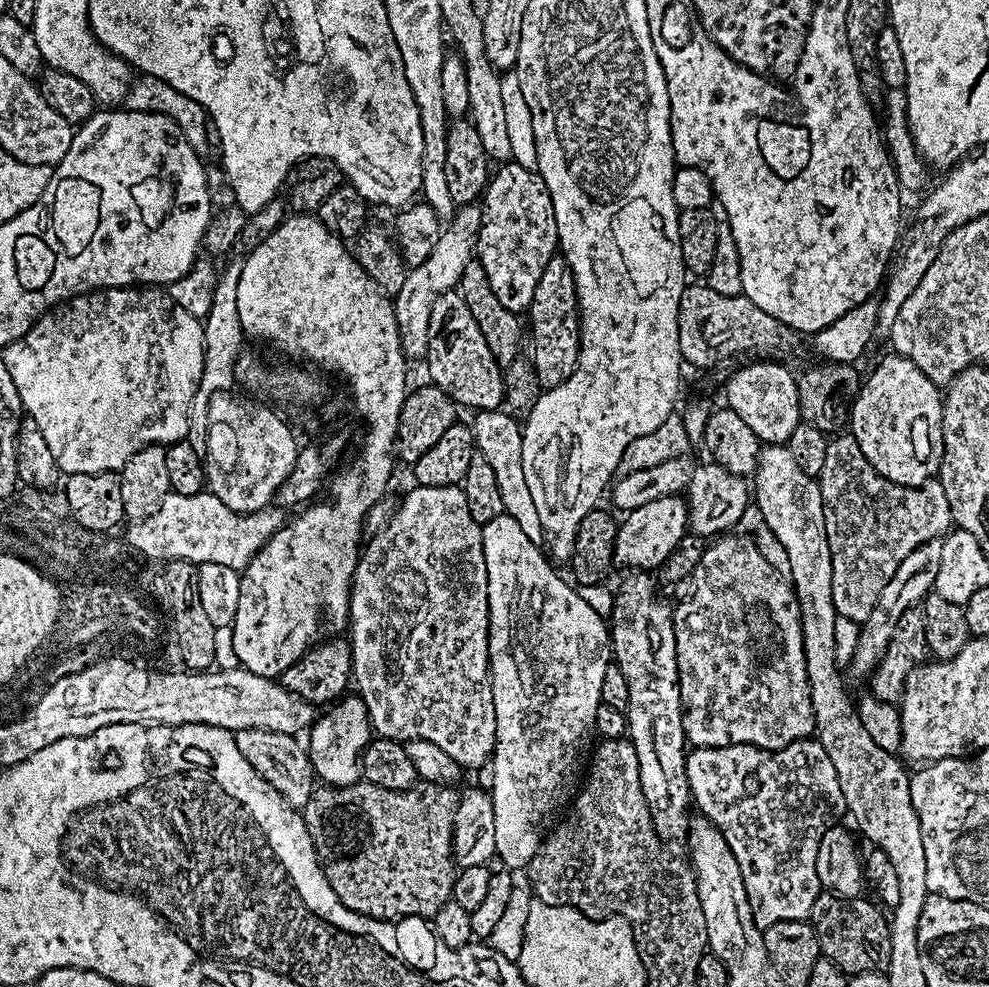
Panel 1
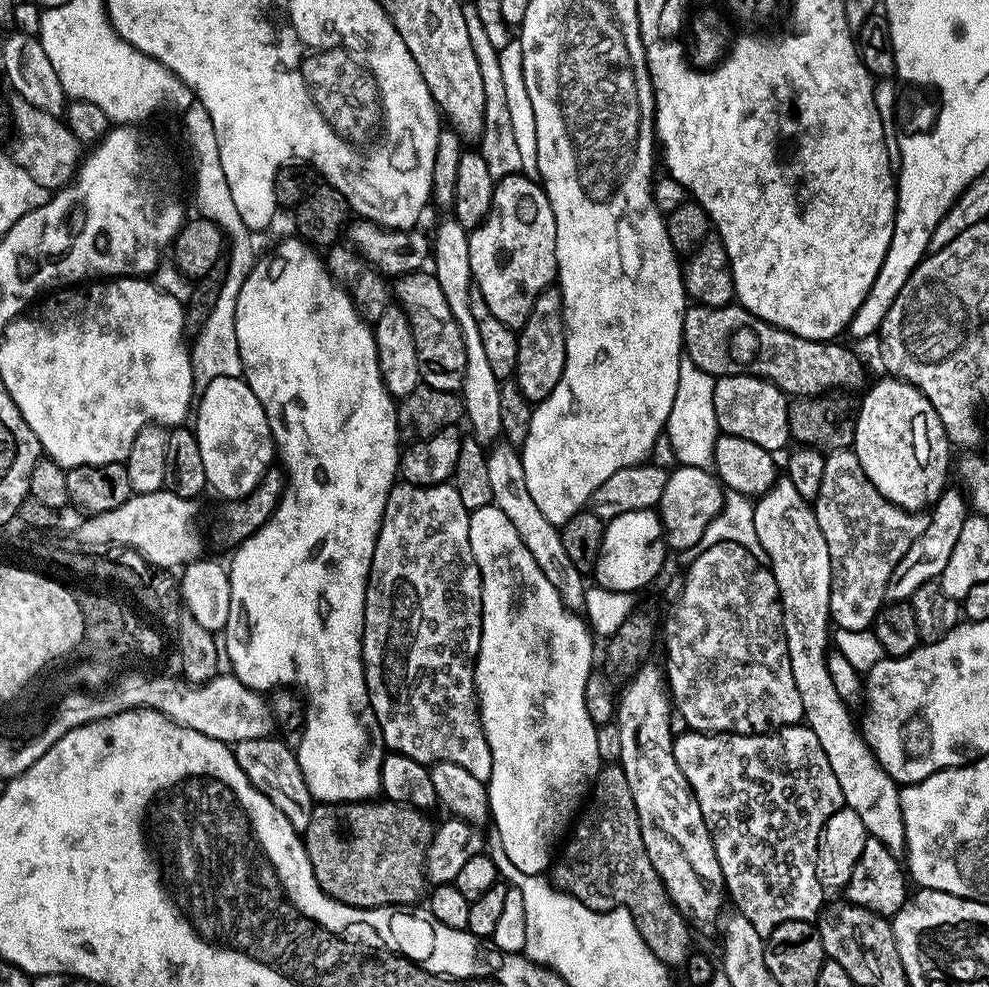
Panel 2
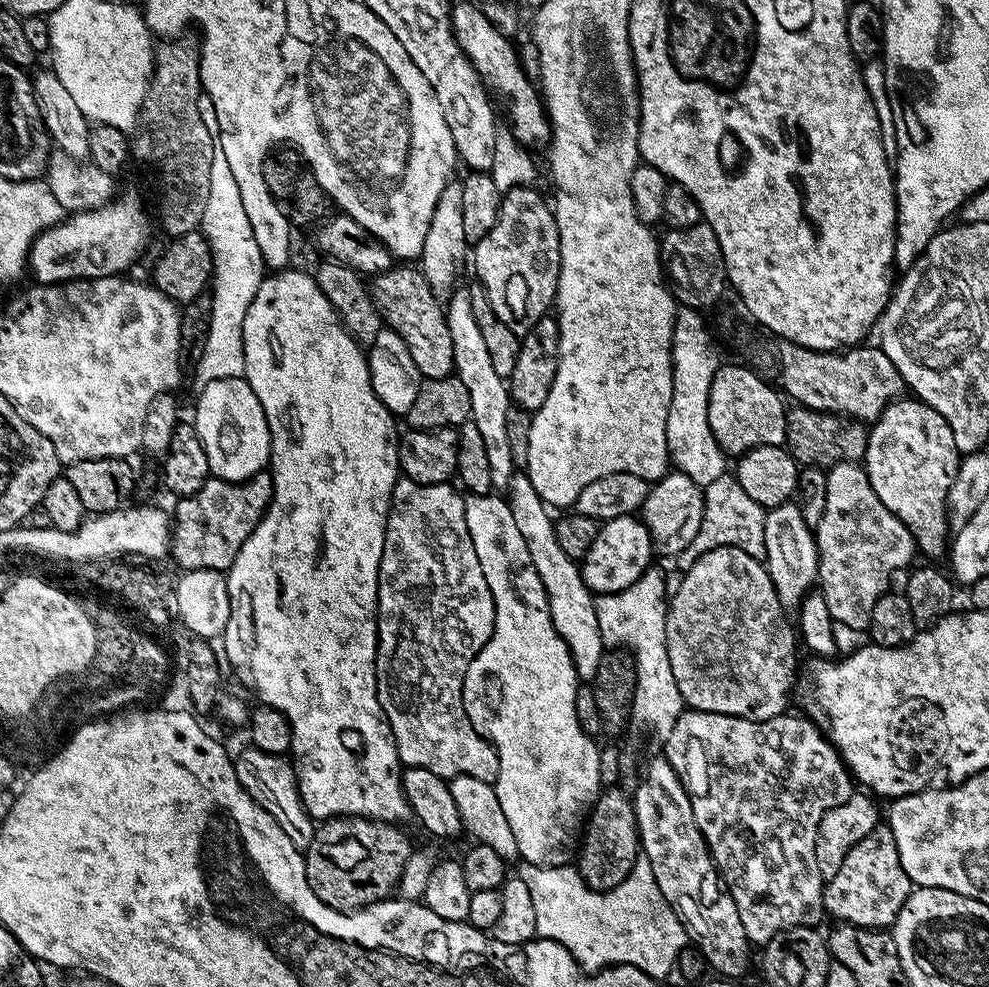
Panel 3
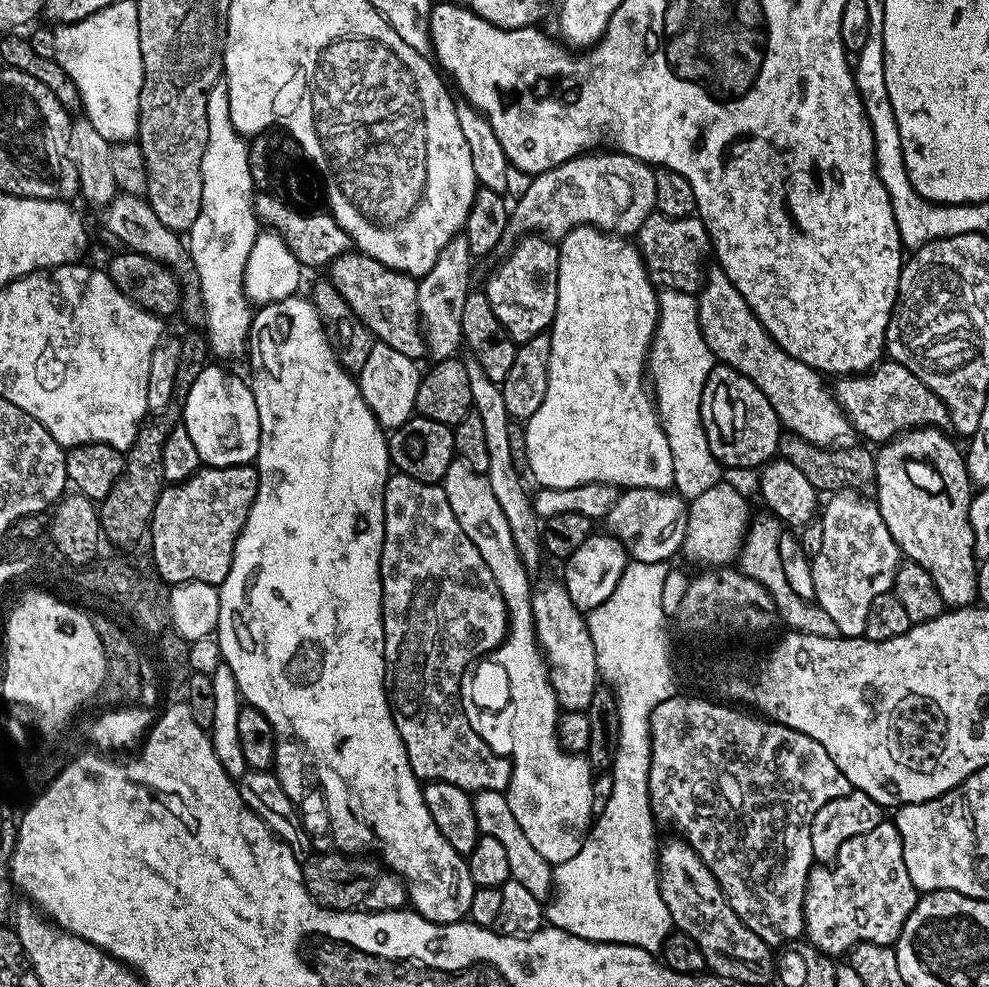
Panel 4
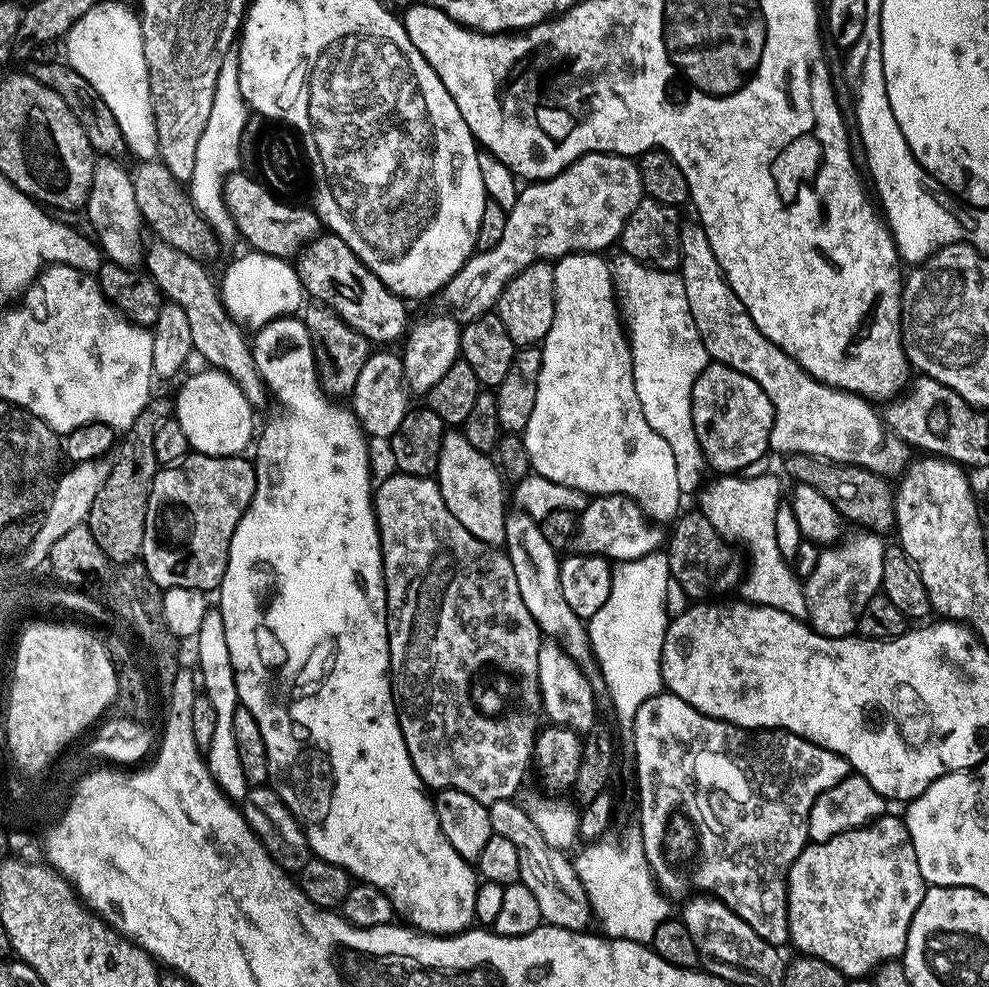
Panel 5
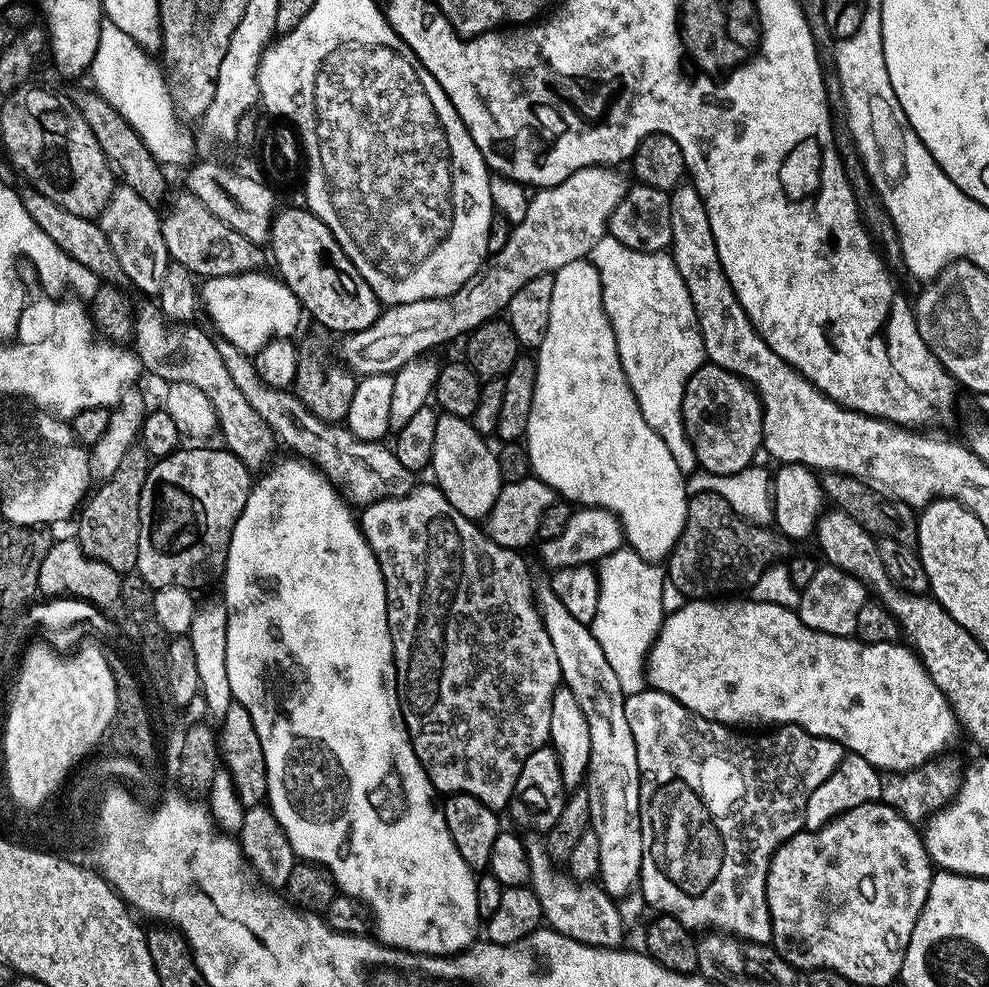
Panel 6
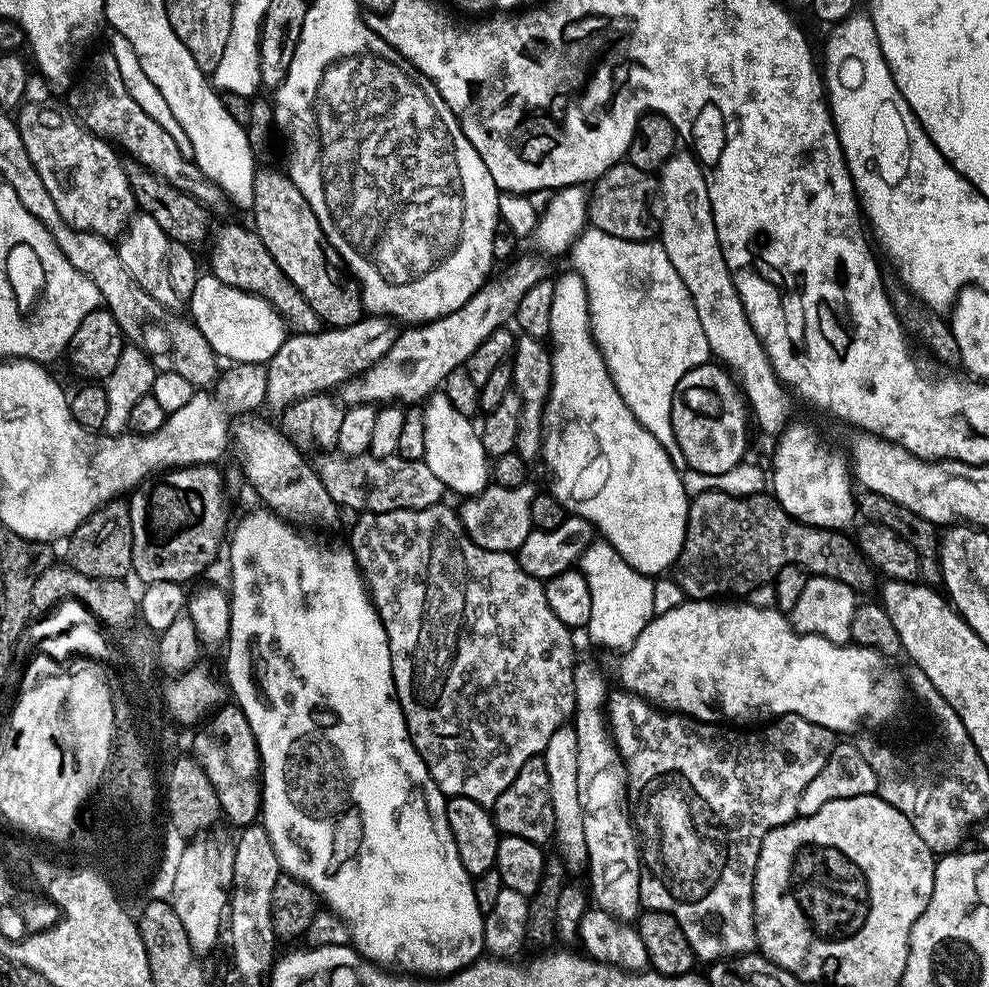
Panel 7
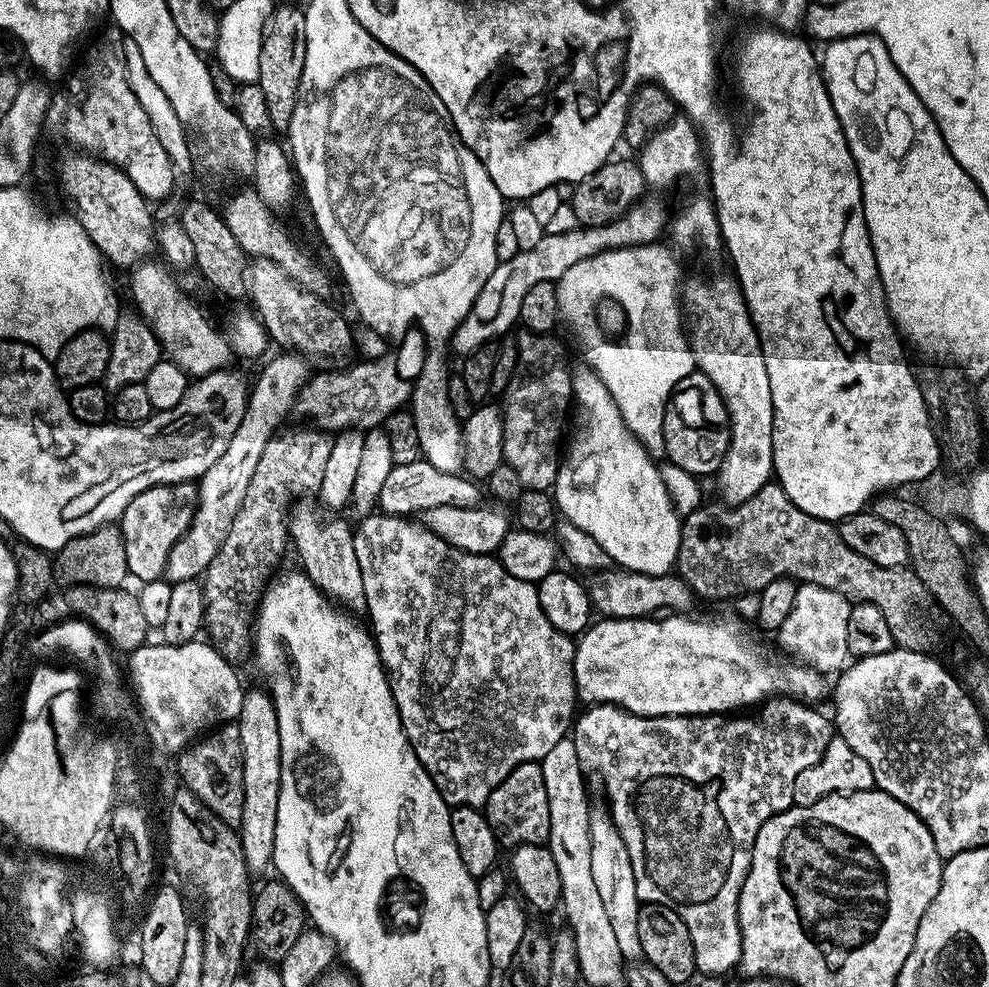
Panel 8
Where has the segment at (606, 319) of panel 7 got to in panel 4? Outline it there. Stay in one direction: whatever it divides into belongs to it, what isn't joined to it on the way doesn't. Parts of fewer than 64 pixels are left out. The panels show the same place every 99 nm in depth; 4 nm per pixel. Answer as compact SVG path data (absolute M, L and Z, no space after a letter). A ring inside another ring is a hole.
M663 289L659 293L660 320L656 324L656 337L652 339L652 347L648 349L647 375L650 377L650 388L654 393L656 413L660 416L660 425L670 442L670 454L674 462L674 482L672 488L677 496L685 500L696 499L700 494L722 480L722 466L714 458L710 450L710 442L706 442L706 430L702 426L700 403L704 383L714 367L714 357L710 346L702 338L702 330L698 322L697 297L691 292Z

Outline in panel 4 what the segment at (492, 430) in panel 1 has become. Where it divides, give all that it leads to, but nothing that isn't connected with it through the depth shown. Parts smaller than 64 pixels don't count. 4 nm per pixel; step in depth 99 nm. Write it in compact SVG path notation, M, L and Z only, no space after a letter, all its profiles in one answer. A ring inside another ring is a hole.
M560 582L535 589L532 613L536 642L544 653L544 662L548 665L548 681L552 683L557 705L566 712L587 712L590 698L594 698L594 690L600 680L600 667L585 613L580 612L574 602L570 602L570 594L566 594Z

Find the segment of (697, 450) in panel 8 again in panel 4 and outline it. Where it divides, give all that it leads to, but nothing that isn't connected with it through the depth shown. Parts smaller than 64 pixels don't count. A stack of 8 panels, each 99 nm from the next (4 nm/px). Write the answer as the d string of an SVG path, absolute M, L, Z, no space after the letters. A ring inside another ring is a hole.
M717 363L712 373L706 378L702 390L700 413L702 414L702 426L706 430L706 442L710 442L710 450L714 458L725 469L753 468L756 470L777 455L782 425L776 416L774 406L770 406L766 394L762 394L762 390L758 390L758 386L750 382L750 378L746 378L738 370L729 368L727 364Z

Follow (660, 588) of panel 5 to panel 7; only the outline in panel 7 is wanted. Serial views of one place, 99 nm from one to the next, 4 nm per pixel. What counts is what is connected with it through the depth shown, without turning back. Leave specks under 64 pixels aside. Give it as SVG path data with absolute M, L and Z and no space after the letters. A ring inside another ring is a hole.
M603 538L593 539L584 549L578 561L578 570L590 586L590 618L586 625L586 633L588 632L594 643L601 644L604 648L613 648L616 654L623 653L635 642L638 634L646 630L646 626L657 611L653 577L643 576L638 570L634 570L634 566L630 566L630 562L626 562L626 558L622 558L622 554L618 554L618 550L614 550L614 546L610 546Z

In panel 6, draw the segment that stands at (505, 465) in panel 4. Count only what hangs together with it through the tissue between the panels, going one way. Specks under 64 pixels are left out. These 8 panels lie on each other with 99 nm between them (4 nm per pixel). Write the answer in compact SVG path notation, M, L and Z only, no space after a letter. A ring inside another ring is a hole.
M550 586L537 587L534 595L546 634L550 634L554 654L558 654L561 681L572 691L574 698L578 698L578 706L586 717L586 726L590 726L586 787L592 819L590 830L598 834L598 880L609 896L623 898L639 885L642 866L640 771L634 734L630 734L630 722L626 722L625 694L610 662L606 662L606 654L602 654L602 646L598 646L598 638L594 638L591 627L573 618Z

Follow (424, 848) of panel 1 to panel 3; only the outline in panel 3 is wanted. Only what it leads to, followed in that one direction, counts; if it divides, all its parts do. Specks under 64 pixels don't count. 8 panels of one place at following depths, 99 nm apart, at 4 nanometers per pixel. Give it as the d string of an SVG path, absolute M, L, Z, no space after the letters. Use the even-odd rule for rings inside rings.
M337 816L323 821L303 853L310 890L336 912L354 912L389 899L399 889L402 872L414 851L402 829L367 818Z

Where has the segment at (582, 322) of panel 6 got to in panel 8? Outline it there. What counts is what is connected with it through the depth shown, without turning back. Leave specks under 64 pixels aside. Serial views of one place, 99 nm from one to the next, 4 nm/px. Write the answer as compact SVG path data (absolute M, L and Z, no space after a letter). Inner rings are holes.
M577 364L577 368L571 369L576 433L569 444L567 441L566 455L561 459L556 475L556 507L563 519L574 522L578 530L586 530L586 534L602 546L613 565L647 576L669 575L676 563L682 517L672 503L672 493L664 481L665 473L656 469L657 461L648 455L644 444L628 429L614 398L610 398L610 390L606 390L606 382L602 382L587 364Z

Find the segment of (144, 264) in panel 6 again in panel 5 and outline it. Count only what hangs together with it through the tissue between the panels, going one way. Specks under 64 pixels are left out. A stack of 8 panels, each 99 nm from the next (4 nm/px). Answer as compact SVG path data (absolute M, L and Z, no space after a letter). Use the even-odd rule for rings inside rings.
M104 158L97 163L88 195L87 212L100 251L111 263L120 264L124 268L136 268L145 263L146 225L134 198L132 173L127 167L124 169L120 162L112 158Z

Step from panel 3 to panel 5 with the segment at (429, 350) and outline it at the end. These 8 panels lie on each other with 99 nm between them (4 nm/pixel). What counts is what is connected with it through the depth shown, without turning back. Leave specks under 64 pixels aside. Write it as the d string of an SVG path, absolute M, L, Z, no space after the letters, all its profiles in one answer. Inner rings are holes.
M331 234L317 236L295 257L294 267L305 293L313 301L337 312L351 328L362 333L373 345L392 346L396 339L399 341L409 331L409 305L364 265L354 250L342 242L342 238Z

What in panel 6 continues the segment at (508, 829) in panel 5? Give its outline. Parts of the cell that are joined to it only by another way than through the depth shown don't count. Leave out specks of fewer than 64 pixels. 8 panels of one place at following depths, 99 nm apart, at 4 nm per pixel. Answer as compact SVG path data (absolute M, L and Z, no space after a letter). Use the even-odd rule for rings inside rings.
M529 835L524 840L524 849L530 862L530 887L542 906L547 927L566 938L574 938L574 942L595 948L618 948L625 943L626 921L620 913L620 905L599 883L581 882L567 871L559 872L557 861L552 859L547 843L539 835Z

